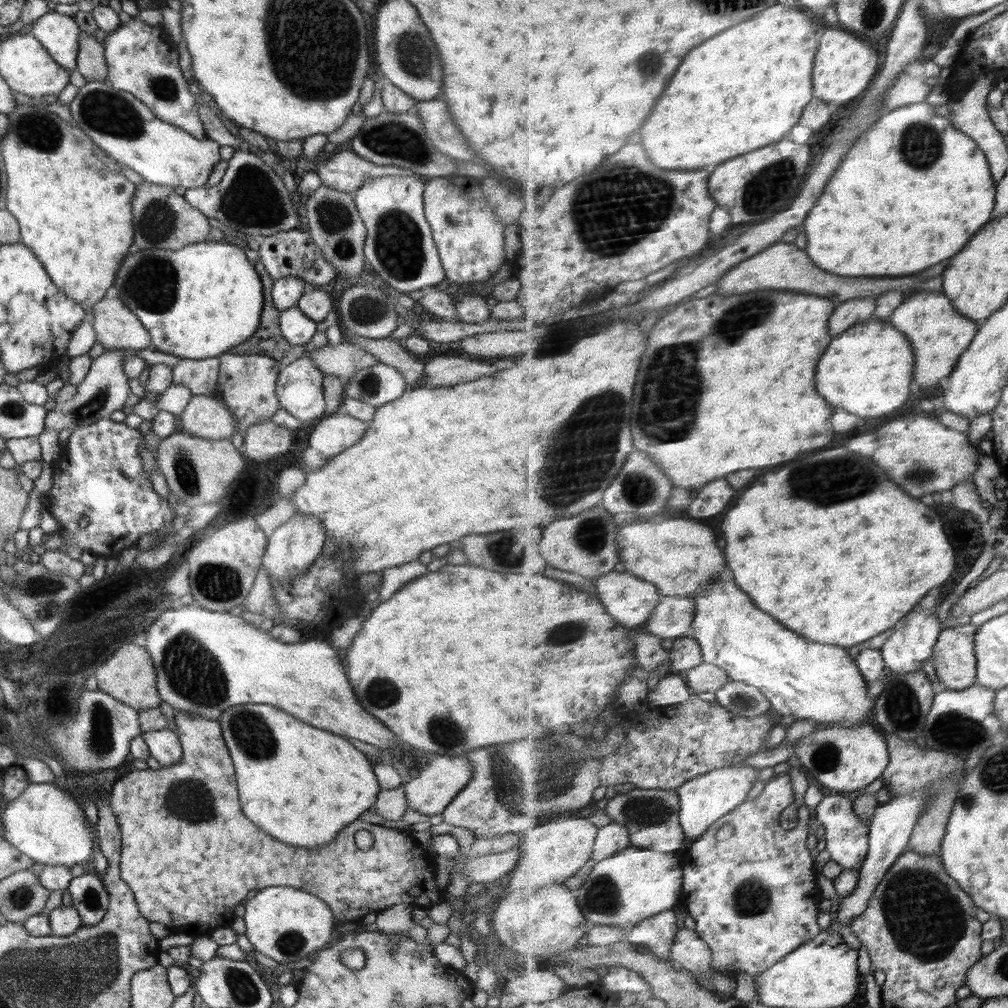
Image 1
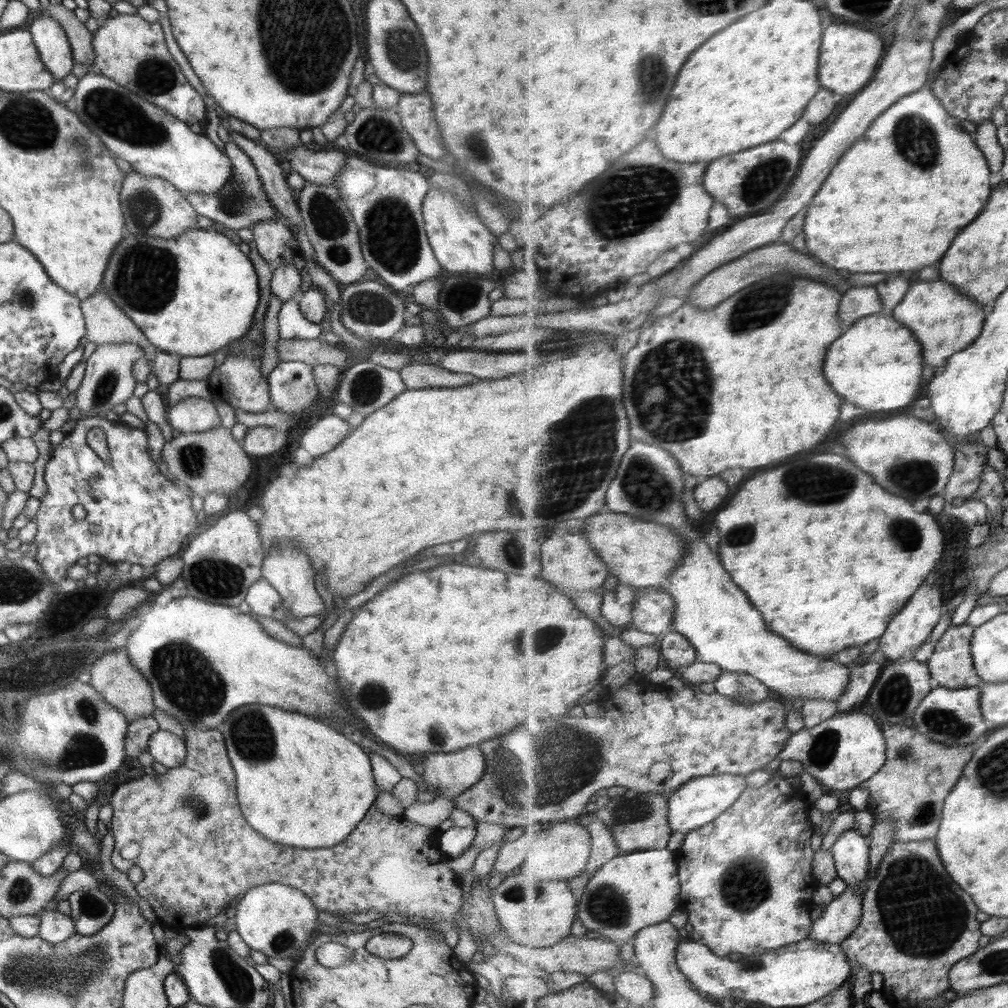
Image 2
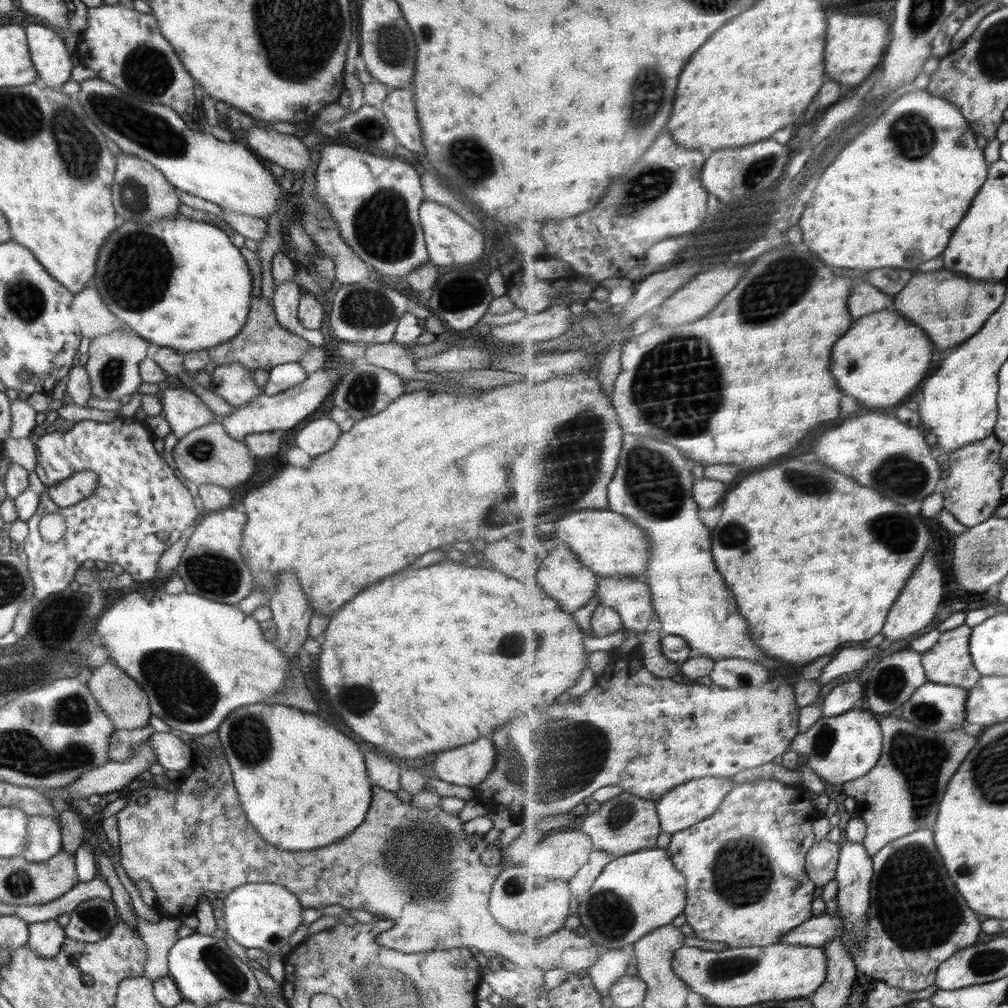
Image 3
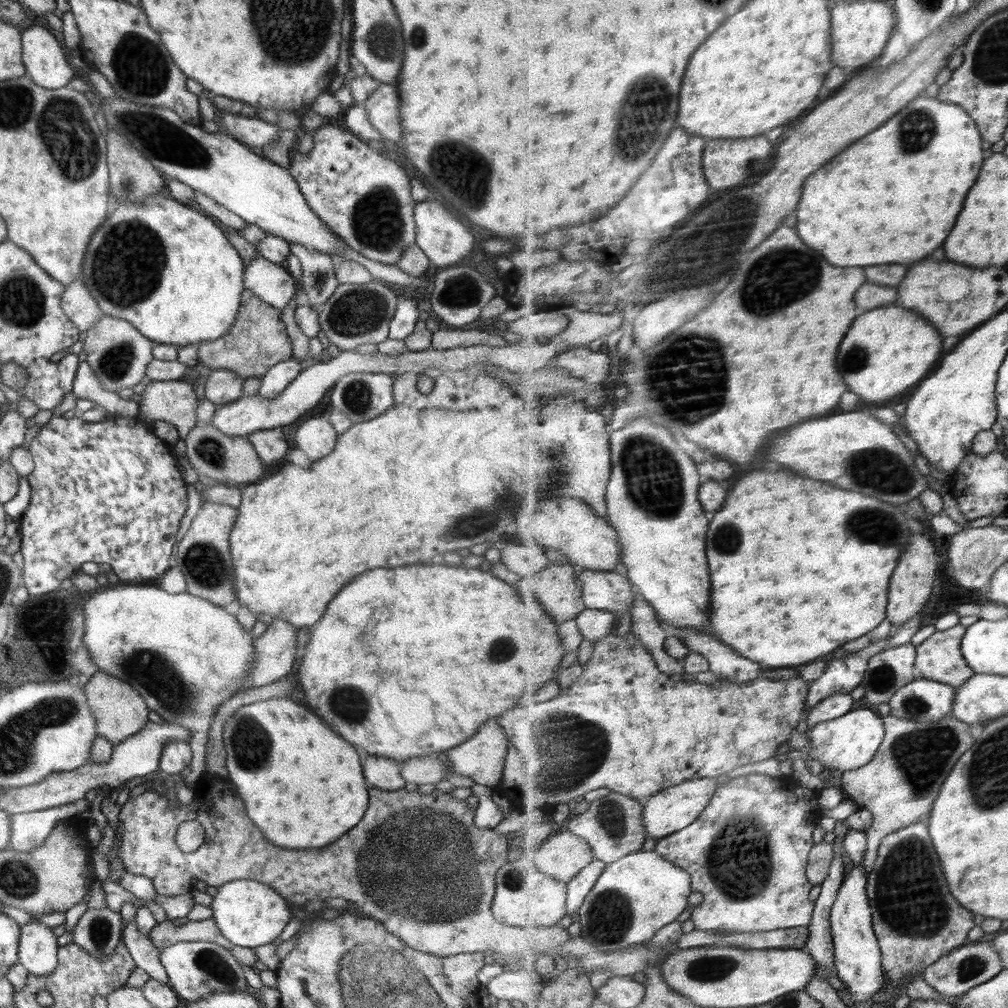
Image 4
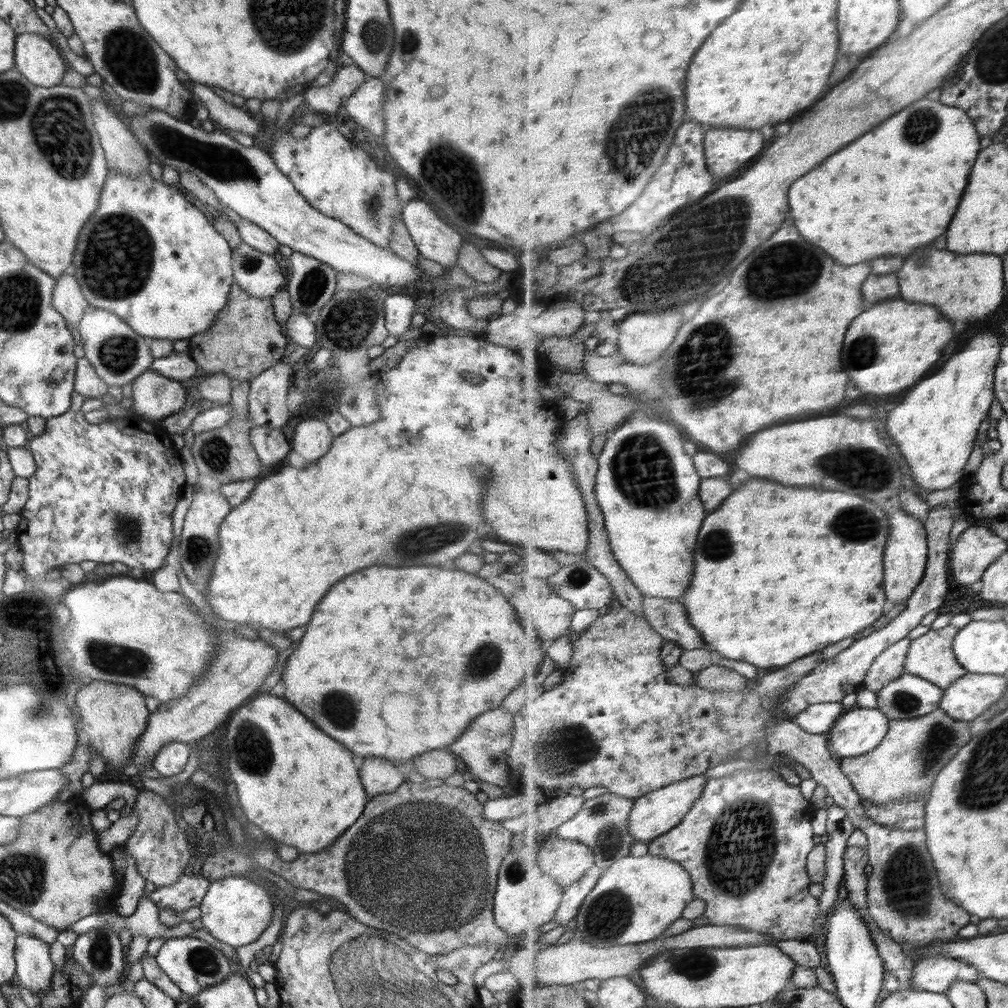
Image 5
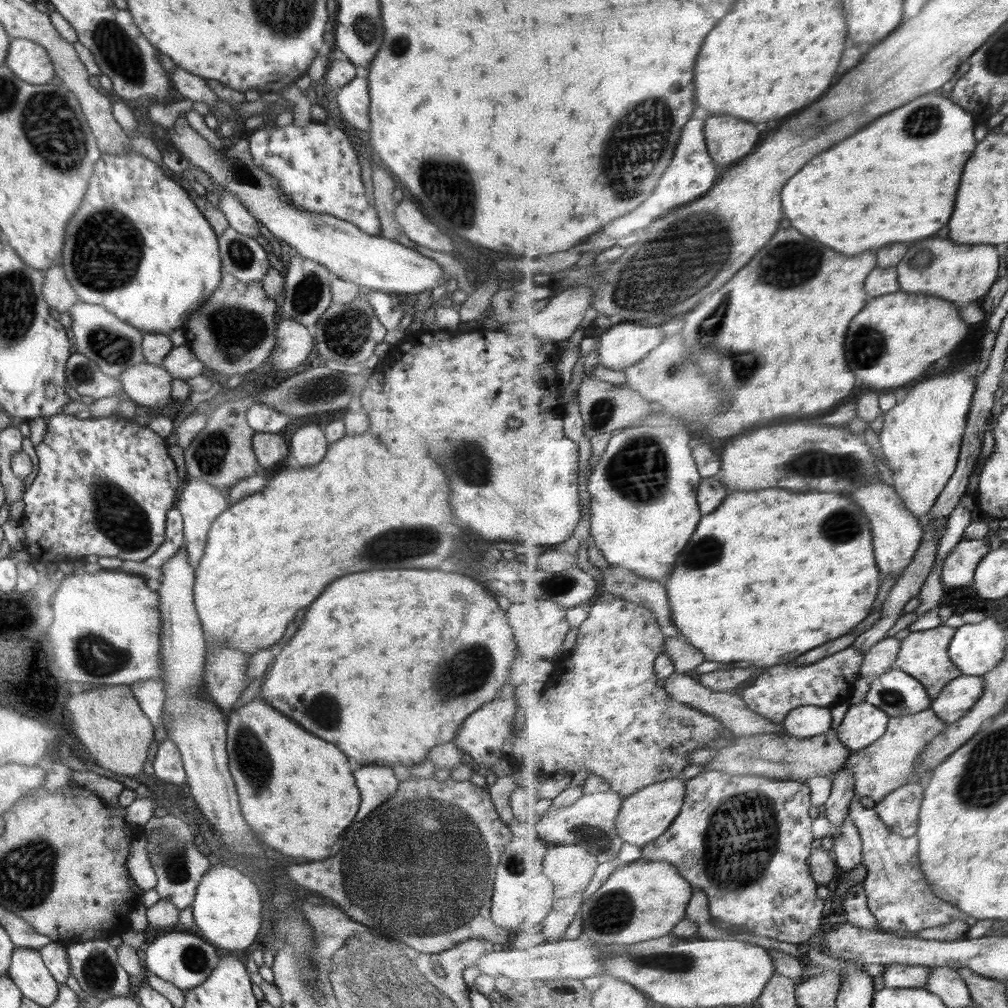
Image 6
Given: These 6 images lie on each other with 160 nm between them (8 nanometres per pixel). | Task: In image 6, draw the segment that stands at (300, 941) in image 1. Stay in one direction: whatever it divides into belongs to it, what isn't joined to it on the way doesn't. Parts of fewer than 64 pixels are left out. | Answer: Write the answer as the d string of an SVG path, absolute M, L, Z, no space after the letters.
M213 860L202 882L197 886L191 911L193 919L206 941L217 948L242 950L248 948L262 928L262 896L253 878L236 867Z

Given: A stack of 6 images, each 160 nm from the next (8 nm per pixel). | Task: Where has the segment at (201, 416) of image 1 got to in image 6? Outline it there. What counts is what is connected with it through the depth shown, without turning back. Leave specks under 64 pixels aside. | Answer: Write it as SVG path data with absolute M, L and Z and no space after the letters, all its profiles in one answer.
M142 361L119 376L128 399L141 407L163 408L170 402L171 374L162 366Z

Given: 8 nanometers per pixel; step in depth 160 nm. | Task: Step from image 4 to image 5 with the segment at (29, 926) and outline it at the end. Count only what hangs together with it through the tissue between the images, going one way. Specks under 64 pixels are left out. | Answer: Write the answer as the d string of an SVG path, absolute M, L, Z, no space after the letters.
M17 935L15 940L15 976L34 994L51 991L55 966L50 958L50 945L30 935Z

